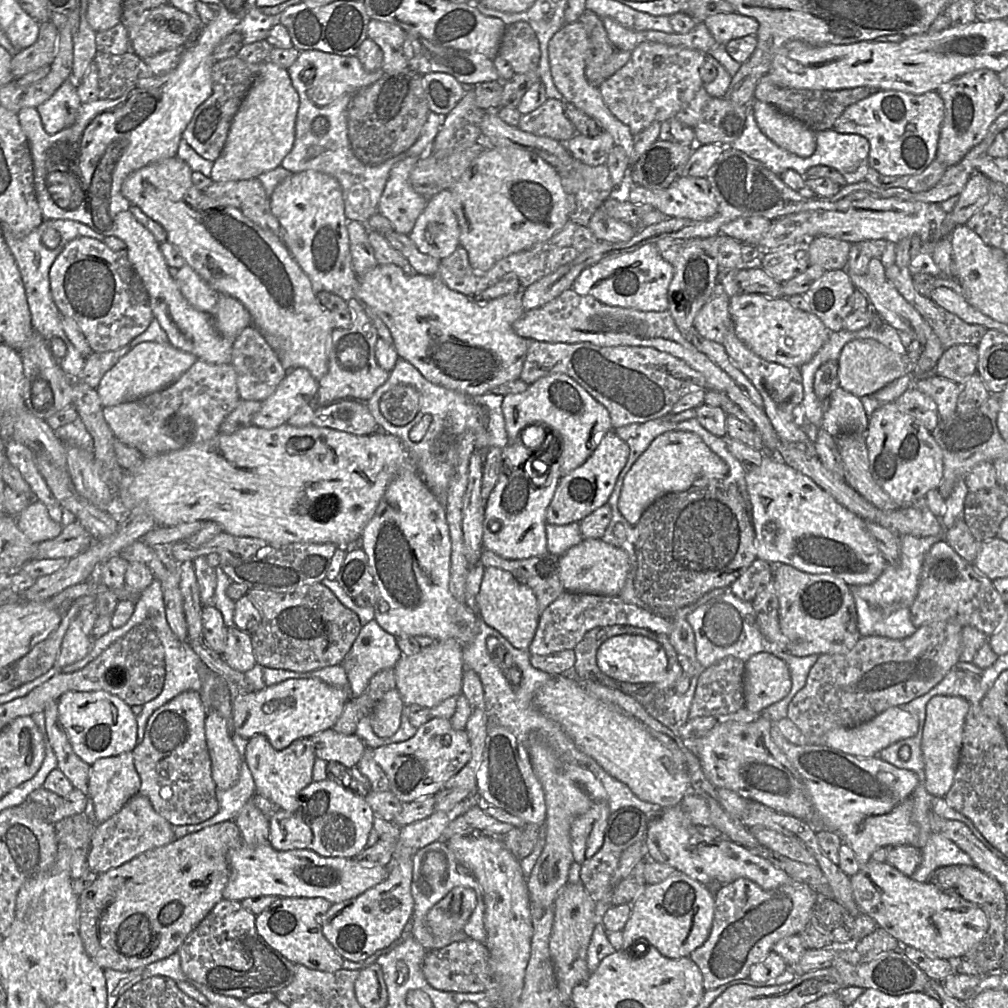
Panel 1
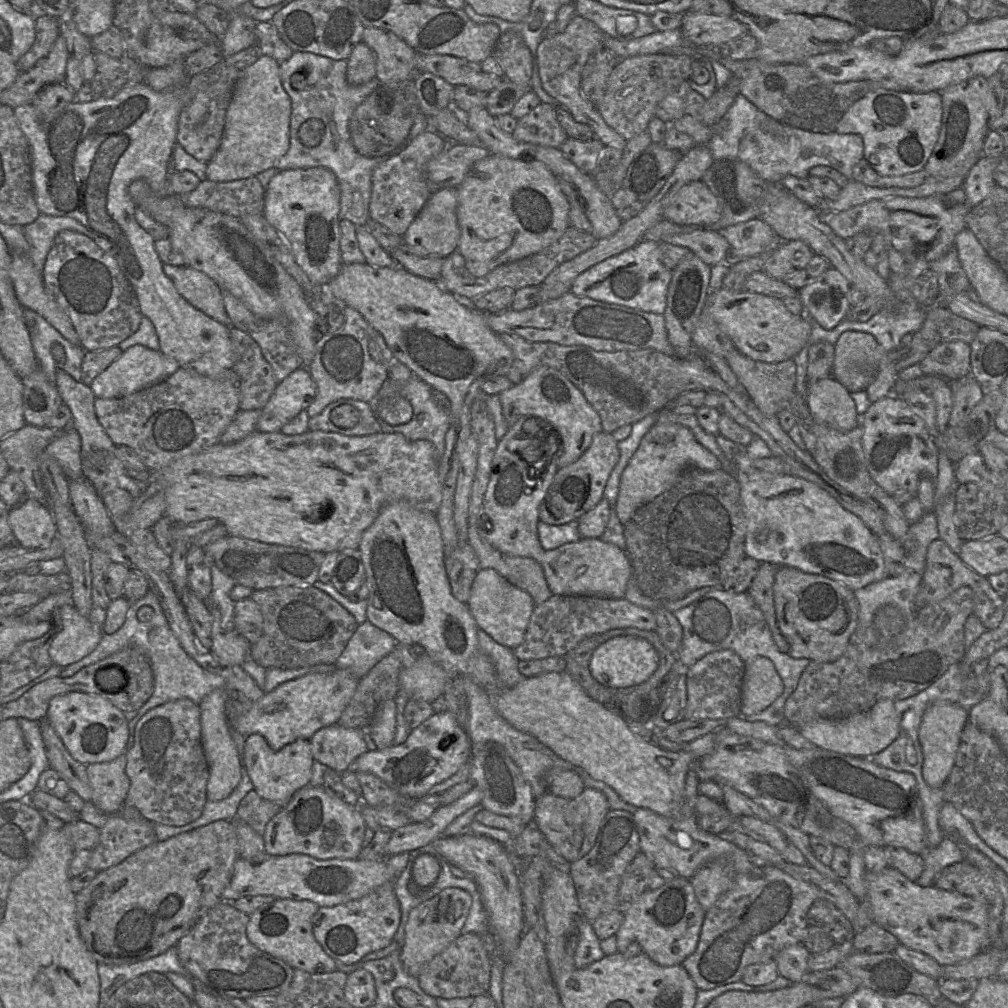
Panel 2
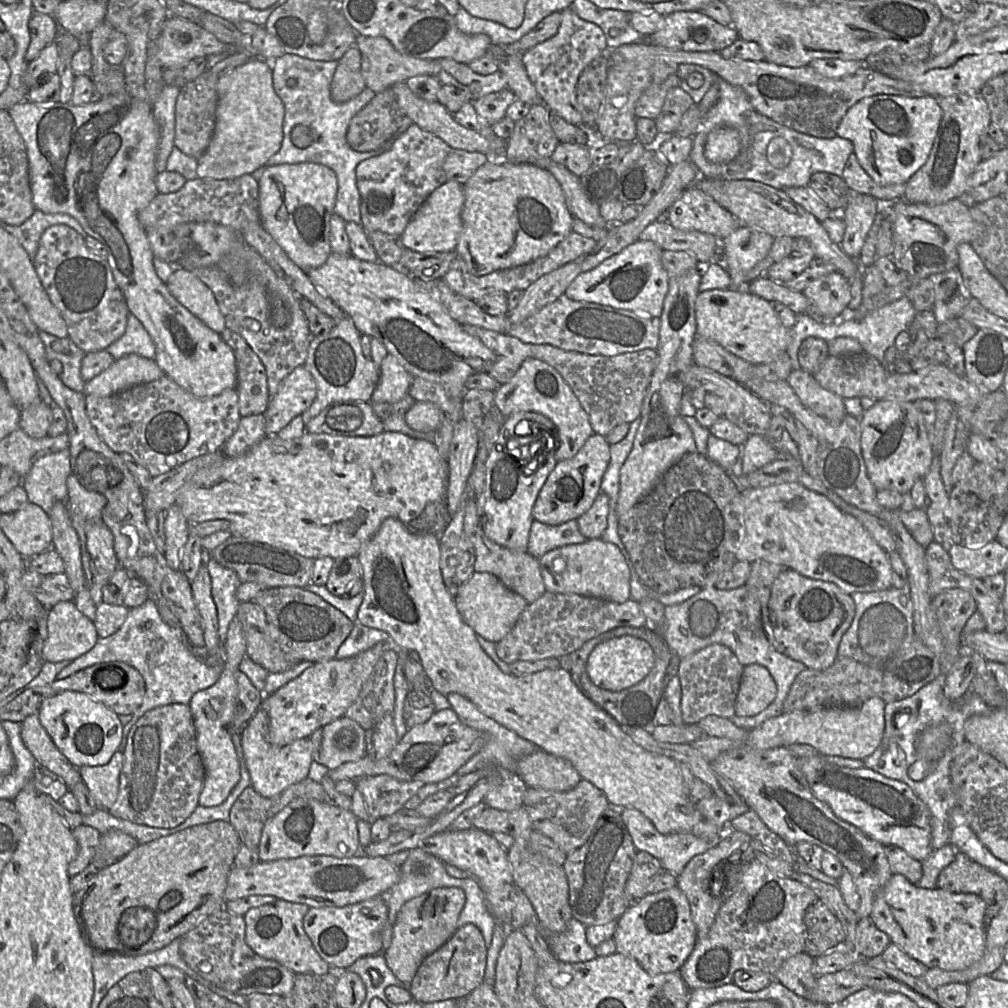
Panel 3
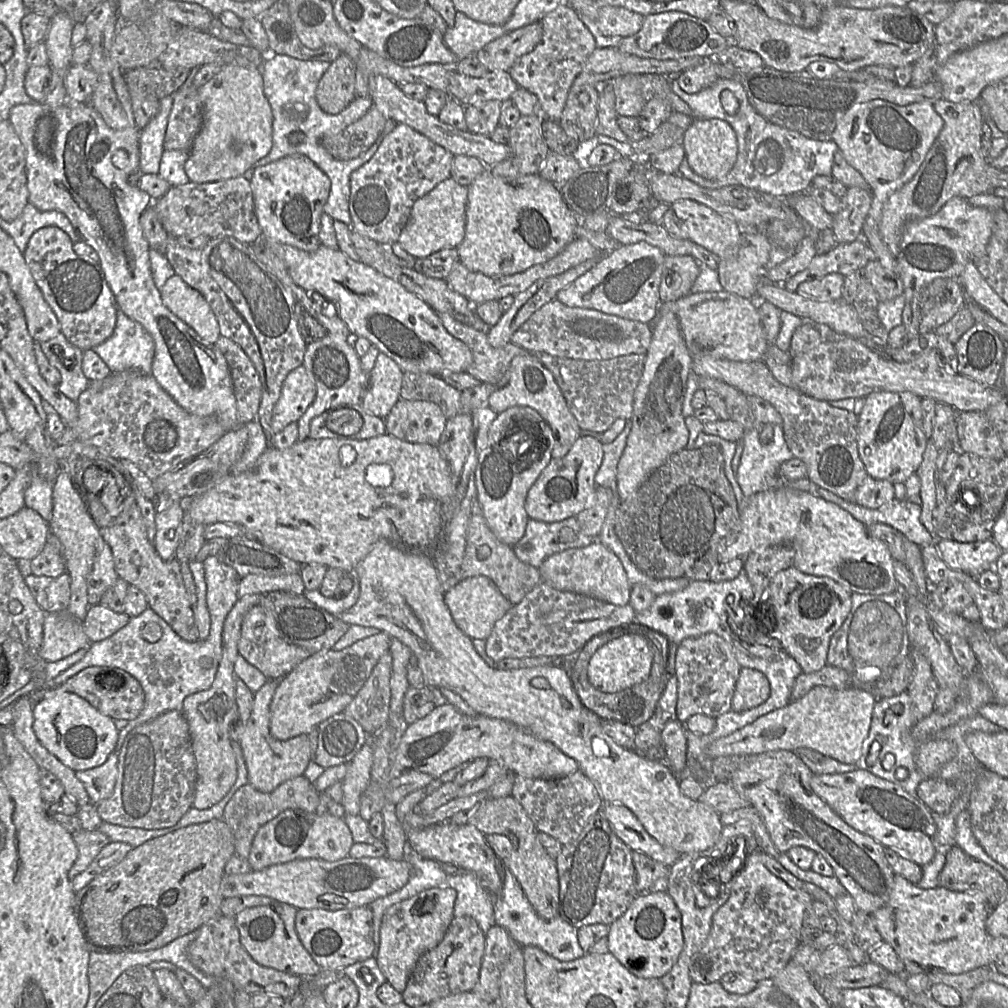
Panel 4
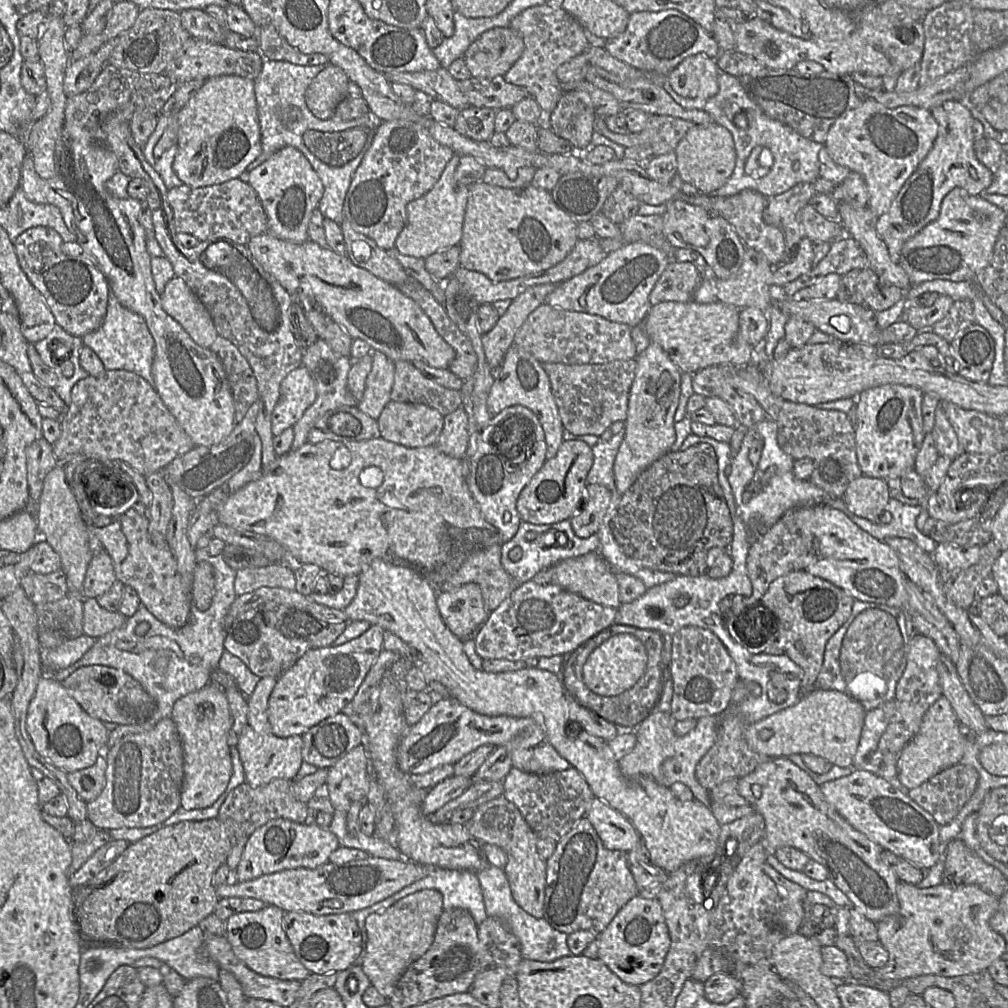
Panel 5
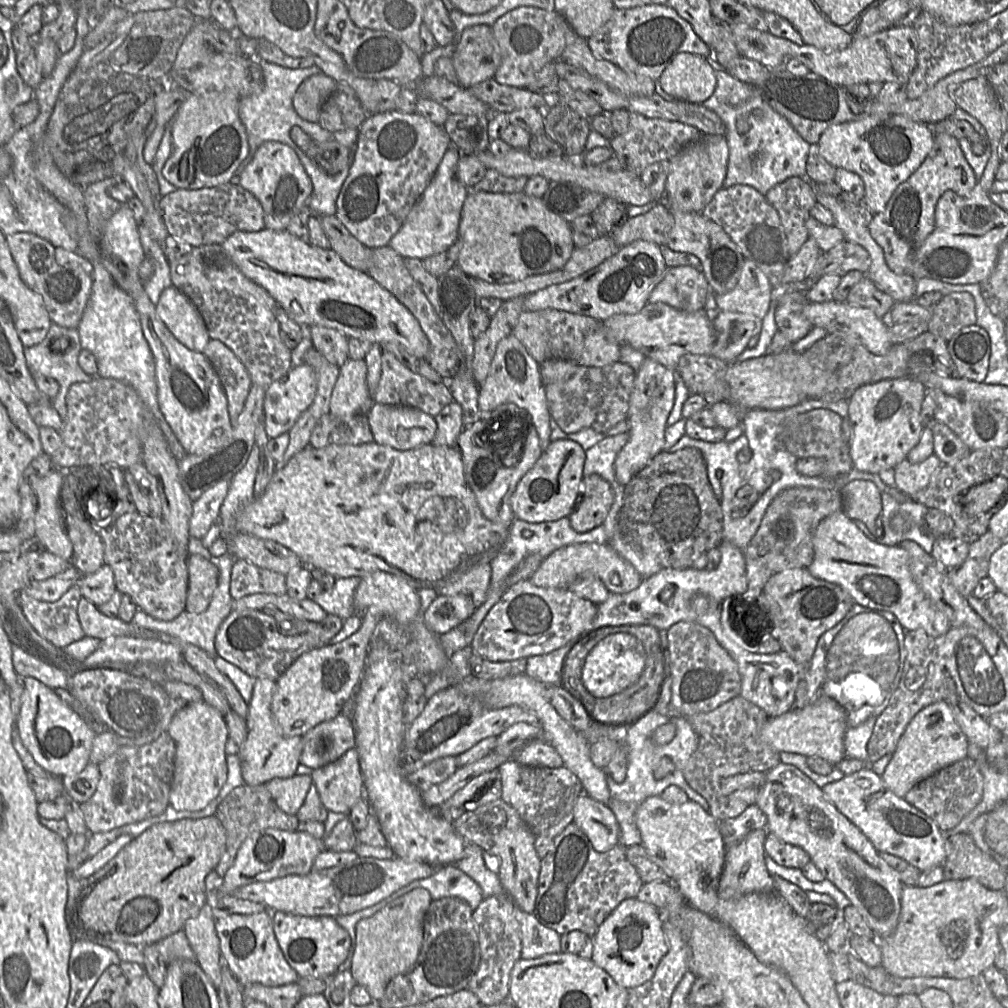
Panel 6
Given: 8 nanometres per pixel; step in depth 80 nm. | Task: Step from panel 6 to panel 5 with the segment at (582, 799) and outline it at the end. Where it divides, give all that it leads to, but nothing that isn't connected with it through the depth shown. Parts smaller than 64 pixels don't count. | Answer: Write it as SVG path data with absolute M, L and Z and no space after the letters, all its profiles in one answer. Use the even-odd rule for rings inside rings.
M593 799L585 818L591 822L607 849L629 852L641 848L641 836L632 822L600 799Z

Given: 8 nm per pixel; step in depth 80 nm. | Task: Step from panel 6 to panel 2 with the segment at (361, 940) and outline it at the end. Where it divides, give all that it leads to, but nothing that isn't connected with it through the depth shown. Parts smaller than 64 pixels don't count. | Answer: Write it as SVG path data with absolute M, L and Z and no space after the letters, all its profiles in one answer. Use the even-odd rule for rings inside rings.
M447 888L411 910L400 949L403 968L409 975L418 977L430 960L462 934L471 904L472 896L467 891Z

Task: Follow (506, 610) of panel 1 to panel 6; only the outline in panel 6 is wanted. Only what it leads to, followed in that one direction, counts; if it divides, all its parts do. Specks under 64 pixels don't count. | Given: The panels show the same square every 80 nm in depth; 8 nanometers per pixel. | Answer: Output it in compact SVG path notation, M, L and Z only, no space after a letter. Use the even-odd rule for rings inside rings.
M438 595L423 612L423 618L431 632L443 635L469 619L476 609L469 595Z

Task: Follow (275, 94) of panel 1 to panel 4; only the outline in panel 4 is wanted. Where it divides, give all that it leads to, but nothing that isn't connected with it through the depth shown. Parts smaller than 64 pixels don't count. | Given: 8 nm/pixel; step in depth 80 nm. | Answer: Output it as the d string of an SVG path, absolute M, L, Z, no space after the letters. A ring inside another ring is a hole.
M223 66L220 72L199 88L198 93L203 108L203 124L184 165L189 181L208 183L242 176L255 162L265 157L272 147L273 114L264 95L261 69Z

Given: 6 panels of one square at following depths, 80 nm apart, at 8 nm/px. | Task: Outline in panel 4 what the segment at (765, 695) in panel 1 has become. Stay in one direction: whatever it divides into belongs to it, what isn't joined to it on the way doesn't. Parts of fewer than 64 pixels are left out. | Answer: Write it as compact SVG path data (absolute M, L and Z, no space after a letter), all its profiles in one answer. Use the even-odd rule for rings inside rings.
M742 668L732 698L732 710L742 712L758 707L770 696L770 683L760 671Z

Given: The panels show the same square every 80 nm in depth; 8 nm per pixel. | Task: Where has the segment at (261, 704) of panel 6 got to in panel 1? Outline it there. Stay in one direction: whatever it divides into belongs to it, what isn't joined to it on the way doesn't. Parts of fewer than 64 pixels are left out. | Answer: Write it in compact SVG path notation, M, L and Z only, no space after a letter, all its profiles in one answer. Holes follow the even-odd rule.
M264 735L248 739L245 759L254 779L256 793L260 794L280 809L295 812L298 809L298 794L312 781L312 771L316 759L309 738L295 740L287 748L277 751Z

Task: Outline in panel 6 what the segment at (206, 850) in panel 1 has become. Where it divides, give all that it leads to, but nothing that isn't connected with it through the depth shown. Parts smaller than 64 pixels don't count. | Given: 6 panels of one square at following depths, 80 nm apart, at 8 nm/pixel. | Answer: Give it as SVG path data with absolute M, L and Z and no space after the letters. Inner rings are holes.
M208 816L202 819L180 819L171 822L161 822L146 829L142 834L133 838L130 843L121 849L118 854L111 859L103 868L89 878L82 880L79 894L74 904L74 909L70 911L70 925L68 928L74 940L84 938L85 941L119 941L137 946L157 943L158 941L183 930L185 922L198 915L203 905L208 900L208 892L205 887L206 876L218 865L226 847L226 832L215 816Z

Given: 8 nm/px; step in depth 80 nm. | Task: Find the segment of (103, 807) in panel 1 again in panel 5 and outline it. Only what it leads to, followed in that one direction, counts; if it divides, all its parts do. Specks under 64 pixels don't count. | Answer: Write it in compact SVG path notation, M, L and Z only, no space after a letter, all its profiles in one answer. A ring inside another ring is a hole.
M100 755L92 766L68 773L69 783L86 803L95 800L104 789L106 768L106 759Z

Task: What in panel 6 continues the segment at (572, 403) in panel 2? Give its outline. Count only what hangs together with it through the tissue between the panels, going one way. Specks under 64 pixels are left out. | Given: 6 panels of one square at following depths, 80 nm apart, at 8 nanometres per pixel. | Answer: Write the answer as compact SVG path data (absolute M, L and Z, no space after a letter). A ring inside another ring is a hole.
M513 334L503 338L497 345L488 375L484 383L480 385L478 405L482 412L498 413L497 408L508 403L514 403L527 410L538 433L541 448L545 450L552 442L550 439L551 415L539 365Z

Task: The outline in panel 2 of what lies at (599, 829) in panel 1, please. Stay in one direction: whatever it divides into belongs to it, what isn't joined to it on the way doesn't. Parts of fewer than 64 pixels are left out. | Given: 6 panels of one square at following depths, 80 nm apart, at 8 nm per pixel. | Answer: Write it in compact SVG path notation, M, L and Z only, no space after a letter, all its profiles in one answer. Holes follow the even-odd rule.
M585 787L579 796L571 799L545 792L535 799L533 824L557 853L569 862L574 862L591 850L600 824L609 810L607 797L594 788Z

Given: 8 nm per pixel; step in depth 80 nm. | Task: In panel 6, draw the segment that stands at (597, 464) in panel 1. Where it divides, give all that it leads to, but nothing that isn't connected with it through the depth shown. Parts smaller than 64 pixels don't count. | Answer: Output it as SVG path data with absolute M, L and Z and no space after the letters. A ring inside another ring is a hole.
M559 439L551 442L535 465L519 481L510 498L515 519L541 523L557 521L575 512L577 504L580 505L583 499L585 458L586 450L575 441Z

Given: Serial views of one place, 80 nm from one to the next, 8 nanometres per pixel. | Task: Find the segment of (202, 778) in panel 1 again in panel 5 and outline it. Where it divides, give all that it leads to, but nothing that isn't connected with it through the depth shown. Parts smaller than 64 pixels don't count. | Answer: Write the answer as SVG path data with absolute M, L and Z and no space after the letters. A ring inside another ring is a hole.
M171 717L164 718L160 720L151 730L141 733L129 734L123 737L119 742L117 742L112 747L107 747L104 758L107 762L107 768L105 772L106 783L101 794L93 801L87 803L87 819L90 820L97 829L99 830L112 830L119 828L145 828L149 826L154 826L161 822L164 822L173 813L175 813L181 807L181 786L183 781L183 750L180 740L180 736L177 727Z

